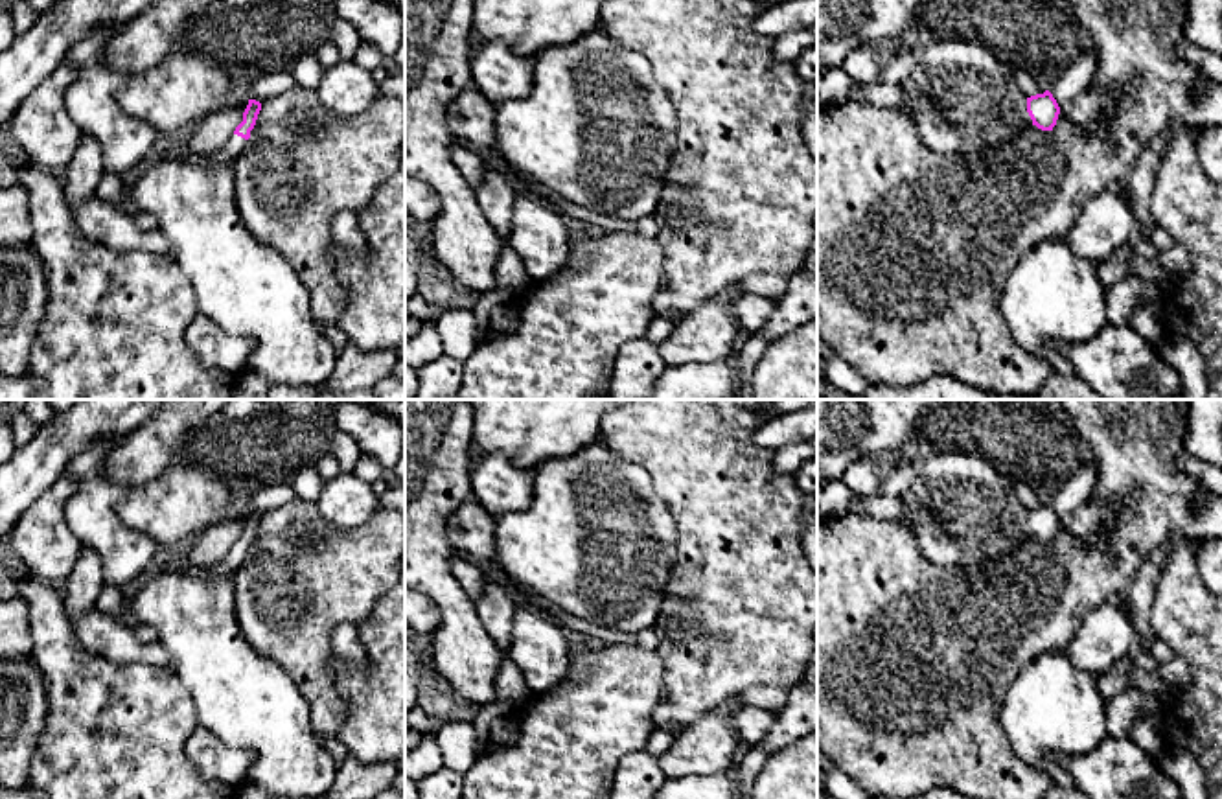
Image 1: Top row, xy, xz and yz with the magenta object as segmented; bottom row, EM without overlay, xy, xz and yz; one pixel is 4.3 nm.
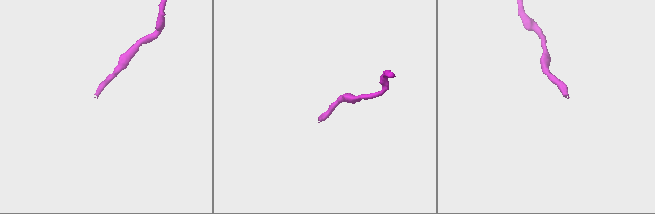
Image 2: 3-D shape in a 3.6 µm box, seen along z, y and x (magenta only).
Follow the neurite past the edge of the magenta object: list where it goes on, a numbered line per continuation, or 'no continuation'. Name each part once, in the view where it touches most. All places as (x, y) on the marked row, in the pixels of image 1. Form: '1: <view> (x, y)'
1: xy (234, 144)

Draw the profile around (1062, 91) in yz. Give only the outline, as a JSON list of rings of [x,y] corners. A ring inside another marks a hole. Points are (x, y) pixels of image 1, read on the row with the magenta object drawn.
[[[1089,41],[1088,48],[1075,57],[1073,64],[1060,74],[1058,79],[1047,83],[1047,90],[1056,99],[1058,107],[1071,101],[1091,81],[1097,68],[1097,48]]]

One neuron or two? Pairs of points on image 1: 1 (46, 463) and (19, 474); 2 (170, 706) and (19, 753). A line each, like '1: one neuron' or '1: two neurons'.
1: one neuron
2: two neurons

